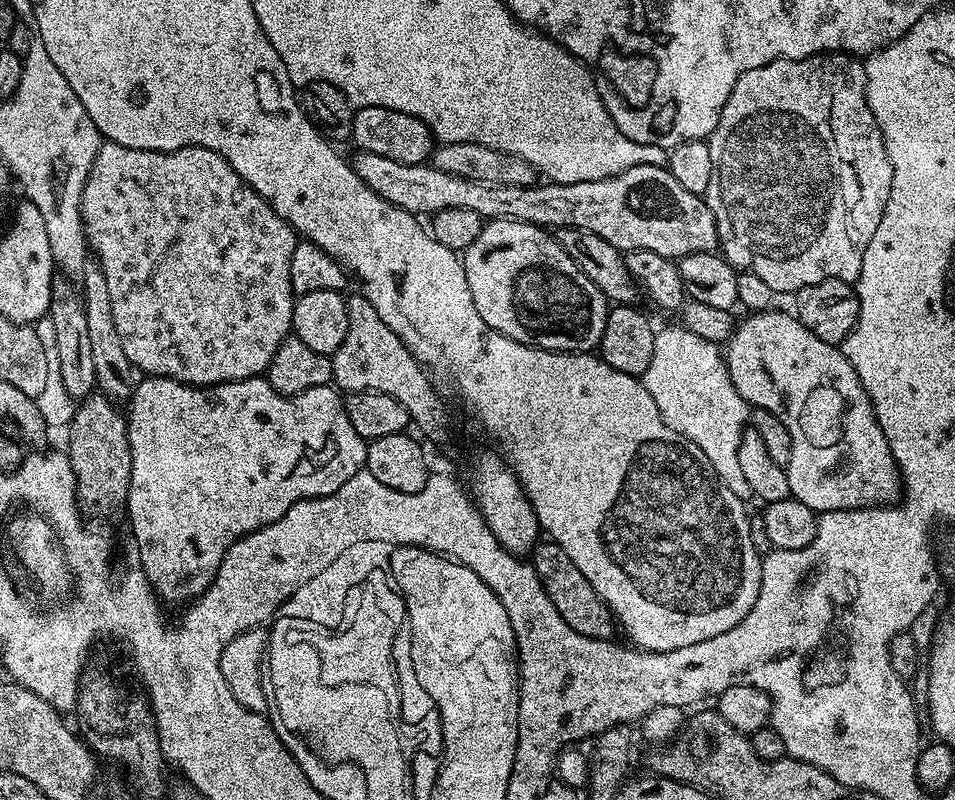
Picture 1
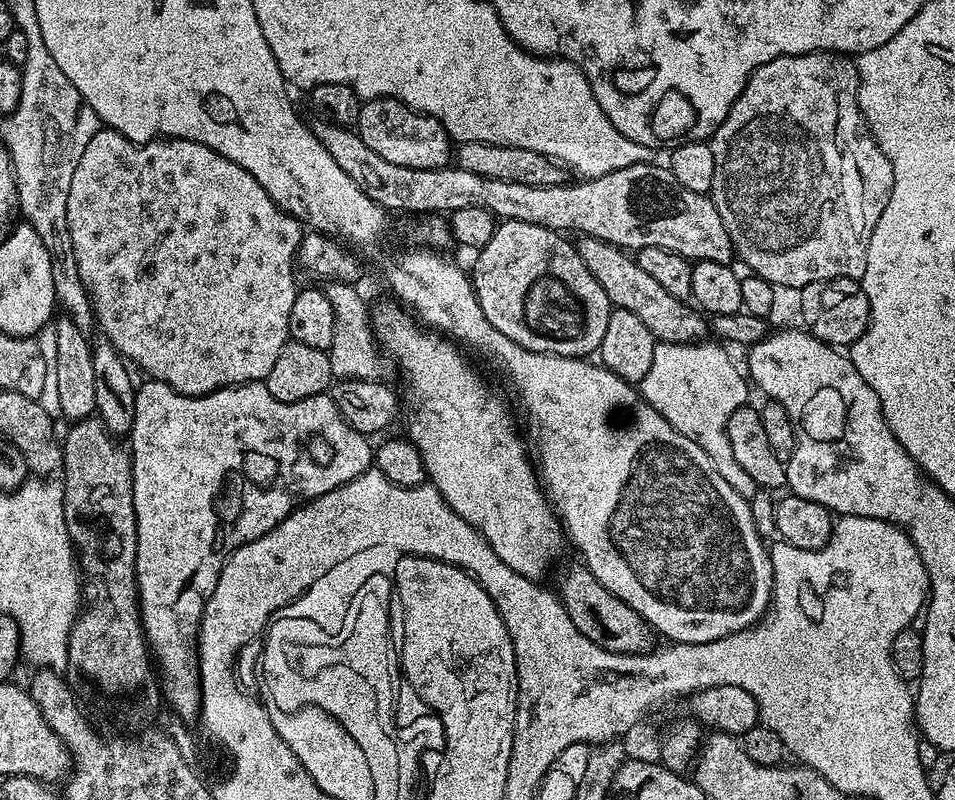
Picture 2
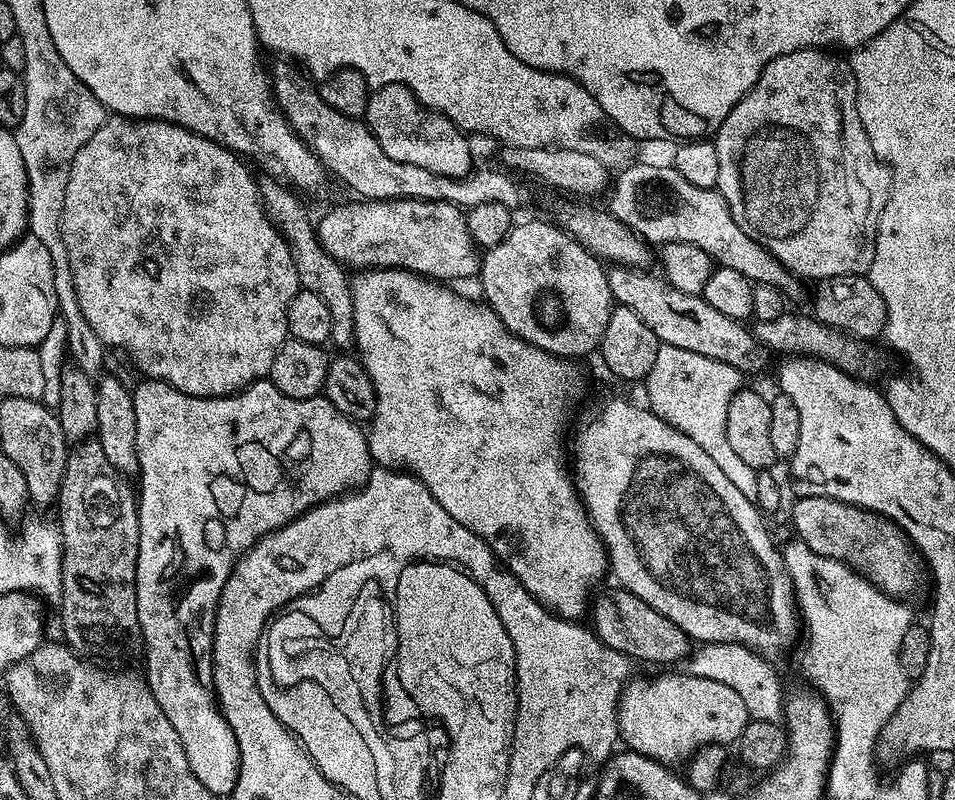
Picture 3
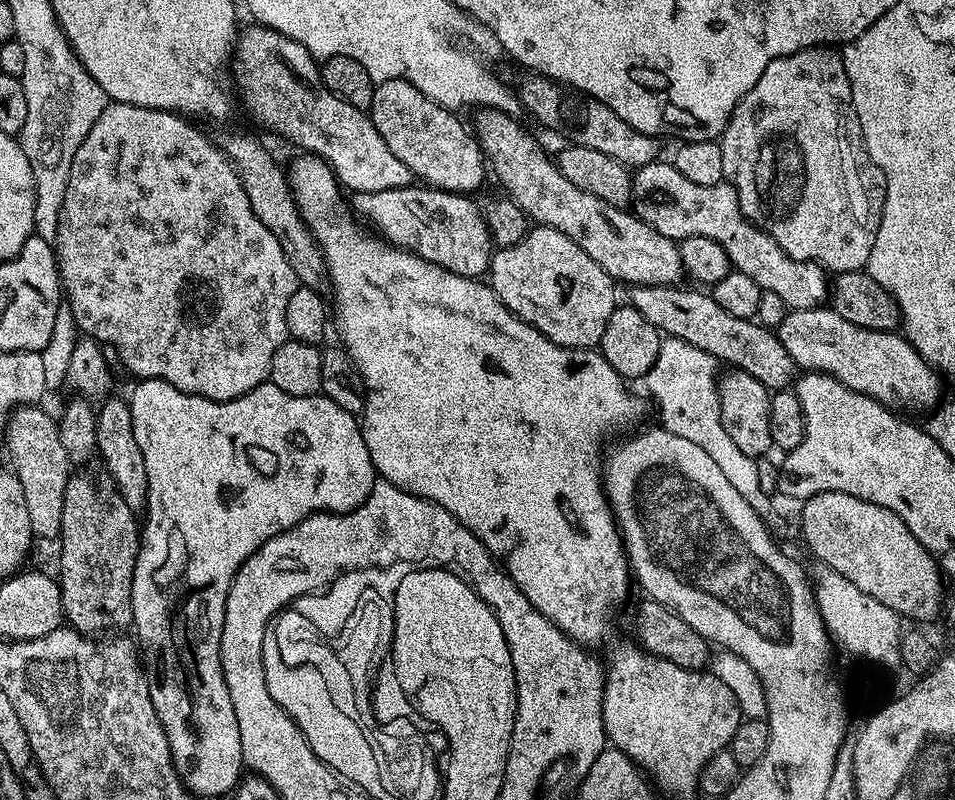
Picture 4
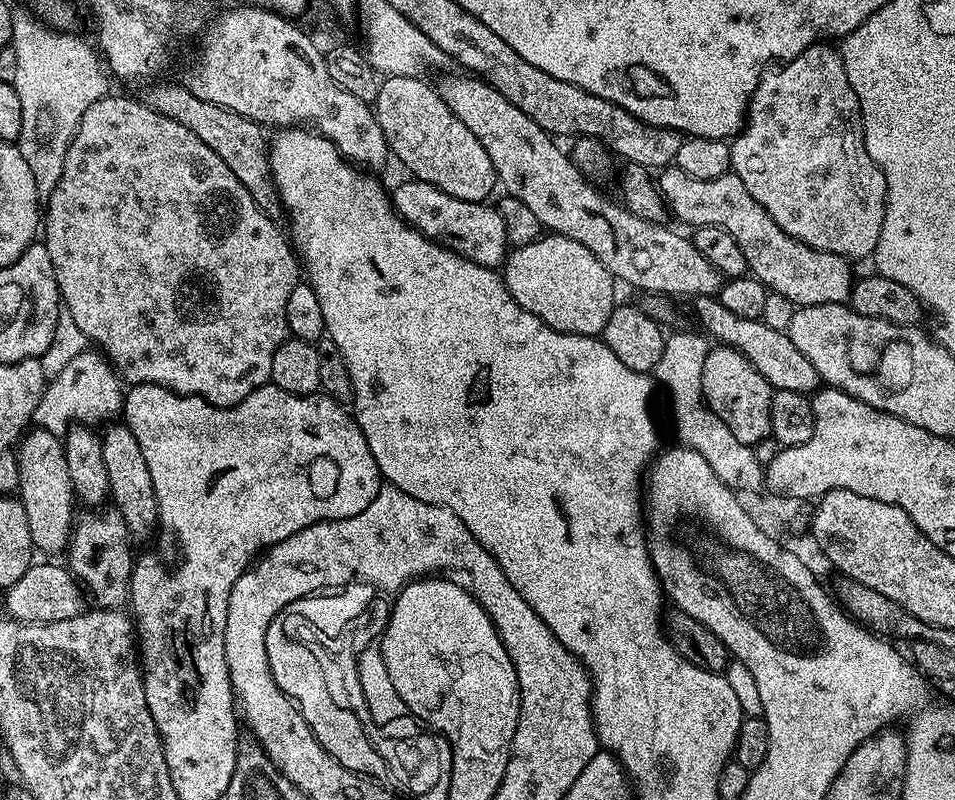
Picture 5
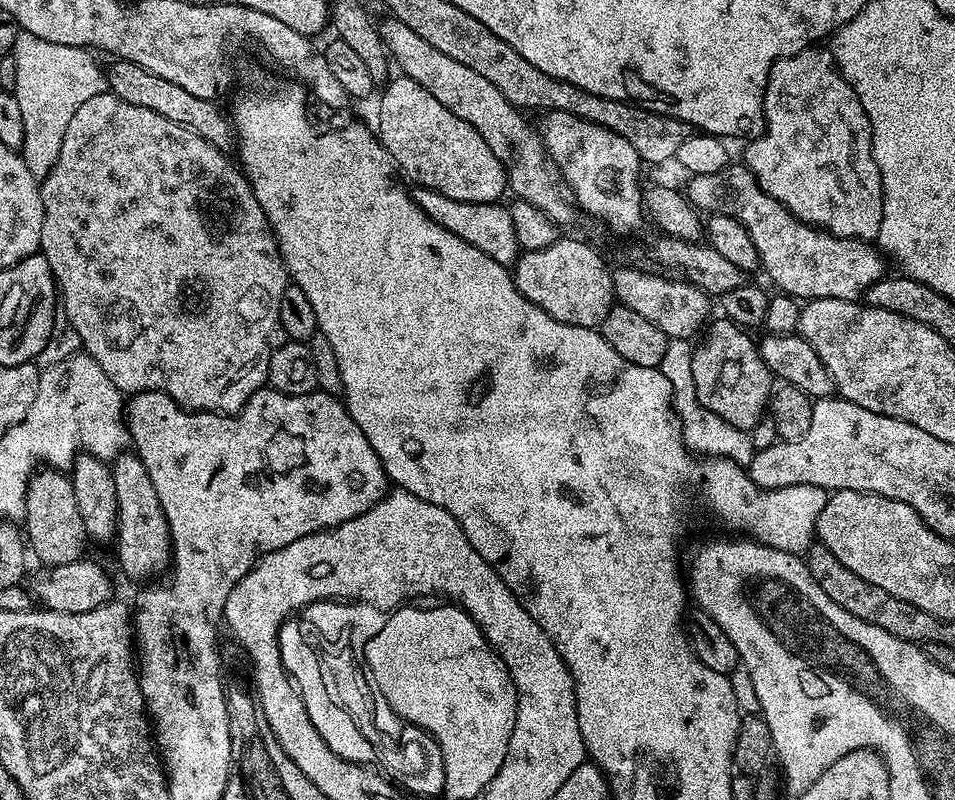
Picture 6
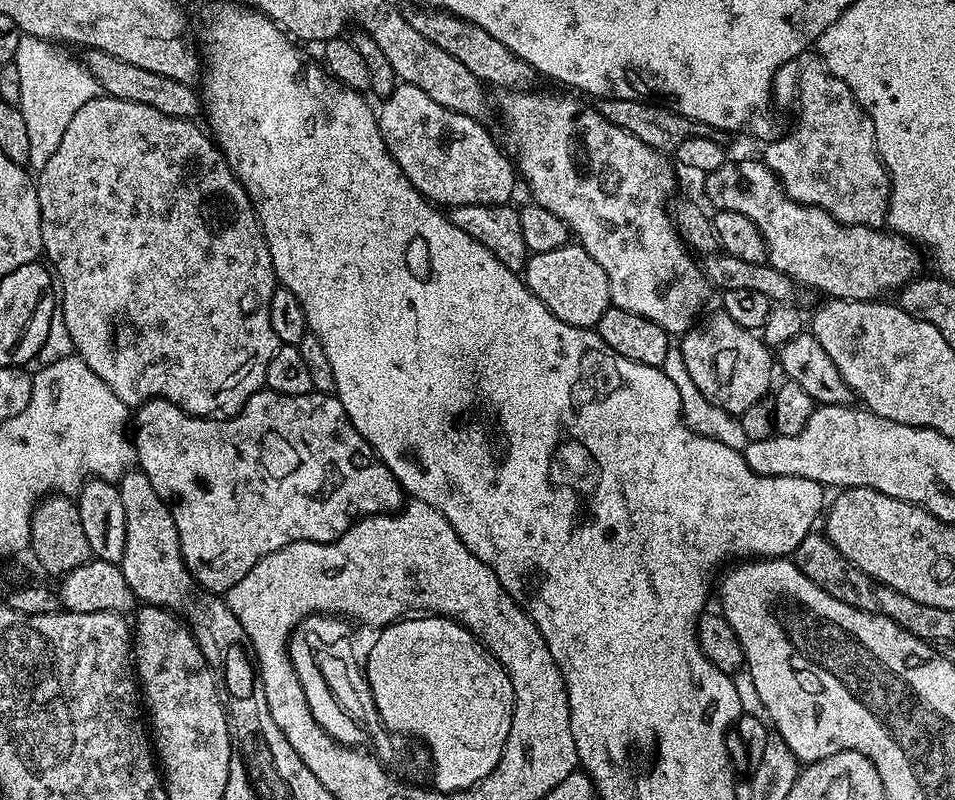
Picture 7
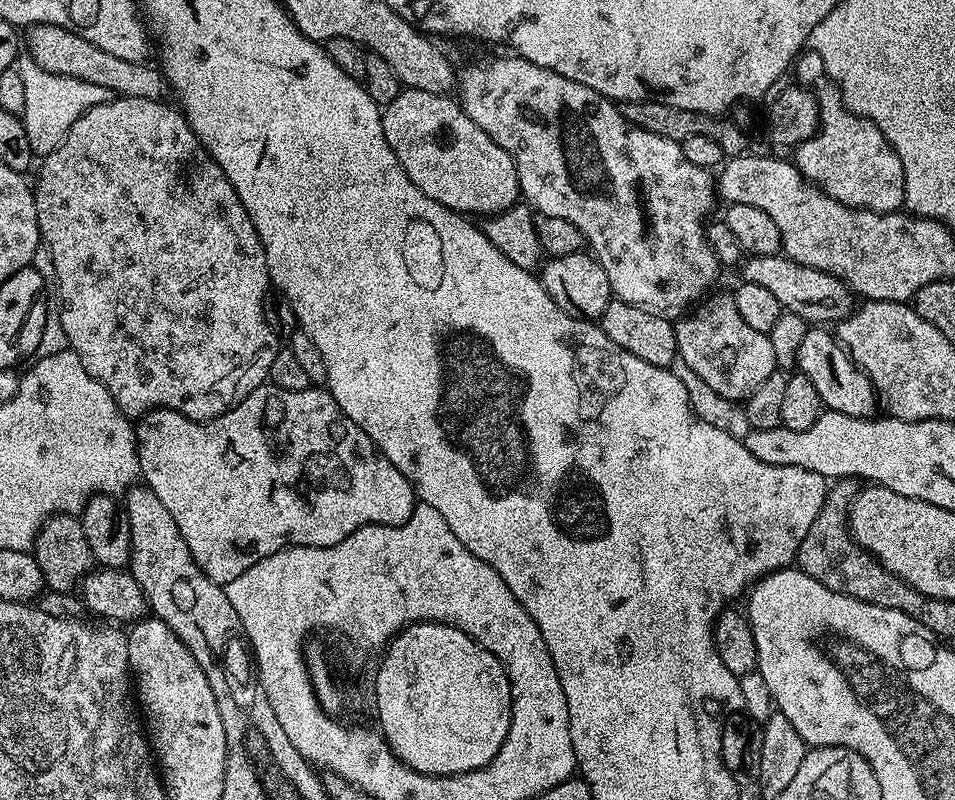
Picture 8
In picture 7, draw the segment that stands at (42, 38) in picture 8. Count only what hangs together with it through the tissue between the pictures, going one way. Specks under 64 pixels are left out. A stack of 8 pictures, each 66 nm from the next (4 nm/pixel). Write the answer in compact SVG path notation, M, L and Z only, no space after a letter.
M89 48L83 55L82 63L88 67L90 74L94 74L101 93L122 98L126 102L138 102L142 106L154 106L154 110L162 110L162 114L179 120L192 120L196 115L198 117L201 115L202 100L192 84L183 84L174 78L166 78L166 74L154 74L154 70L142 70L142 66L130 66L130 62L122 62L122 58L114 58L97 48Z

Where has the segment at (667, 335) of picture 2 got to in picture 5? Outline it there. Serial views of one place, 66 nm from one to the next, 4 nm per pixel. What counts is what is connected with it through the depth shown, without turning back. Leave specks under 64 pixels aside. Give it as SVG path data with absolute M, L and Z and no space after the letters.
M697 296L694 304L696 320L701 324L699 327L713 341L729 348L737 348L754 366L754 370L758 370L758 374L766 378L773 390L794 390L812 394L821 387L821 378L810 363L810 358L806 358L802 350L798 350L798 346L790 342L787 332L770 330L770 326L766 326L760 319L747 320L738 318L738 314L730 314L730 310L726 310L726 306L722 306L722 302L716 296Z

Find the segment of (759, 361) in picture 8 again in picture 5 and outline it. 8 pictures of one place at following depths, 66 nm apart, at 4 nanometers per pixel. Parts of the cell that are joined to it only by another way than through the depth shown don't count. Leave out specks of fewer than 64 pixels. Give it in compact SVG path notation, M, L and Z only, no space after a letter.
M727 346L709 347L706 360L702 366L702 392L708 409L722 422L726 422L726 430L738 438L738 442L753 446L769 439L772 427L770 426L770 406L772 405L773 389L754 370L754 366L737 348Z

